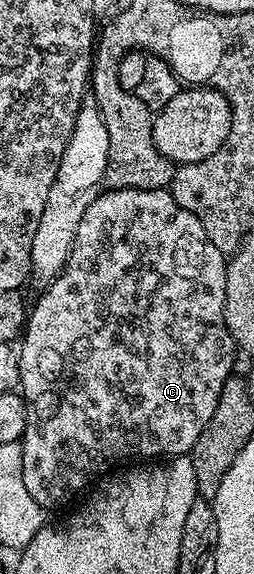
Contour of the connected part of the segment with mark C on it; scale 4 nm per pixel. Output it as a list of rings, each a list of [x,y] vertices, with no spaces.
[[[105,189],[94,200],[94,204],[86,208],[86,216],[82,216],[82,224],[78,224],[74,248],[70,252],[68,262],[63,272],[47,283],[45,290],[48,291],[37,300],[36,307],[31,307],[22,341],[18,346],[19,389],[28,403],[28,426],[24,429],[24,437],[20,442],[22,481],[26,483],[30,496],[34,496],[39,506],[60,506],[75,490],[87,491],[97,479],[107,475],[115,467],[112,466],[115,462],[127,463],[128,454],[141,454],[144,457],[141,459],[144,460],[160,460],[165,456],[184,456],[191,451],[198,436],[202,436],[206,424],[210,424],[214,408],[218,408],[218,398],[222,396],[226,380],[233,377],[232,365],[236,362],[236,354],[238,355],[236,341],[228,331],[224,319],[227,271],[225,254],[218,252],[214,244],[210,244],[206,228],[202,228],[198,216],[194,216],[194,212],[186,212],[186,208],[182,208],[178,200],[174,200],[171,189]]]

